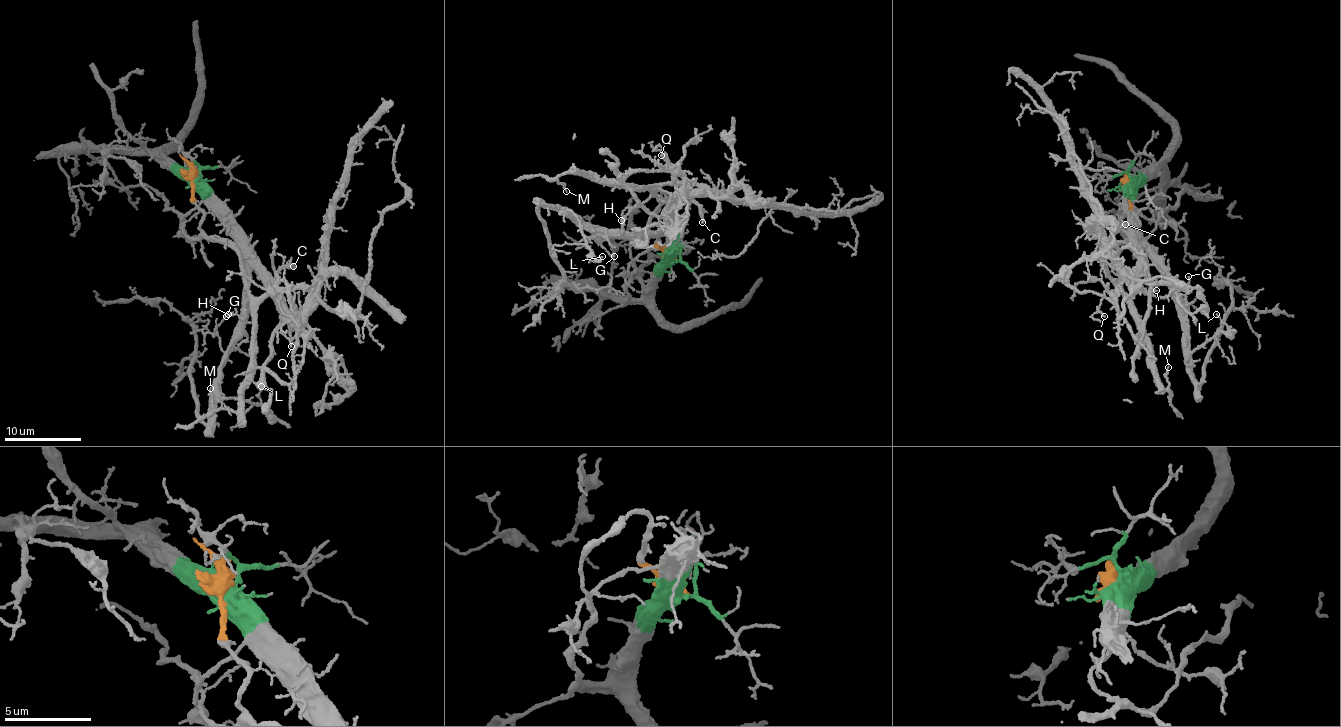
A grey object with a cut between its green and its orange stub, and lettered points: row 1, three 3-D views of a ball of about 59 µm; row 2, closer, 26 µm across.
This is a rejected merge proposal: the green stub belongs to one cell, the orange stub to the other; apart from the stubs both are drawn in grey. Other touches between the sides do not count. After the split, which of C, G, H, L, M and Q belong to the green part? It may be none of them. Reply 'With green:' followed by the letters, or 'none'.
With green: G, L, Q

